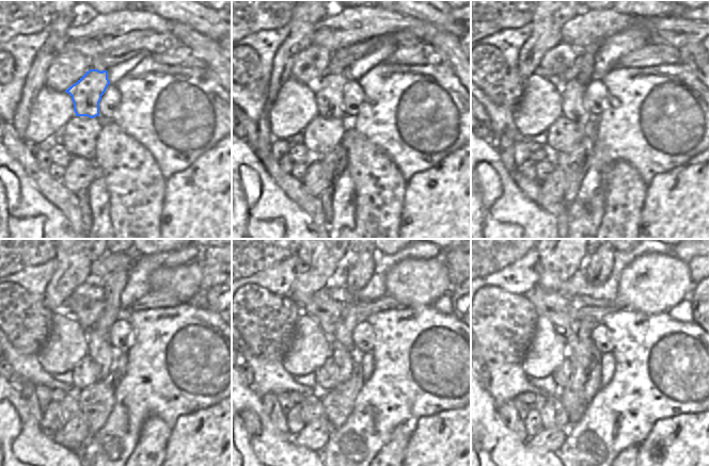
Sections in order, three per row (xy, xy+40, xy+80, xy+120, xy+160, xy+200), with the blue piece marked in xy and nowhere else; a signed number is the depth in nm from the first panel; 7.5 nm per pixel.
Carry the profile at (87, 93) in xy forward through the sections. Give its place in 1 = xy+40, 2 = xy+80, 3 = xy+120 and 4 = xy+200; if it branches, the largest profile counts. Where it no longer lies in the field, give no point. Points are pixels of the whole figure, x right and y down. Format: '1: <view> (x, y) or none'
1: xy+40 (328, 90)
2: xy+80 (572, 92)
3: xy+120 (100, 350)
4: xy+200 (573, 399)

